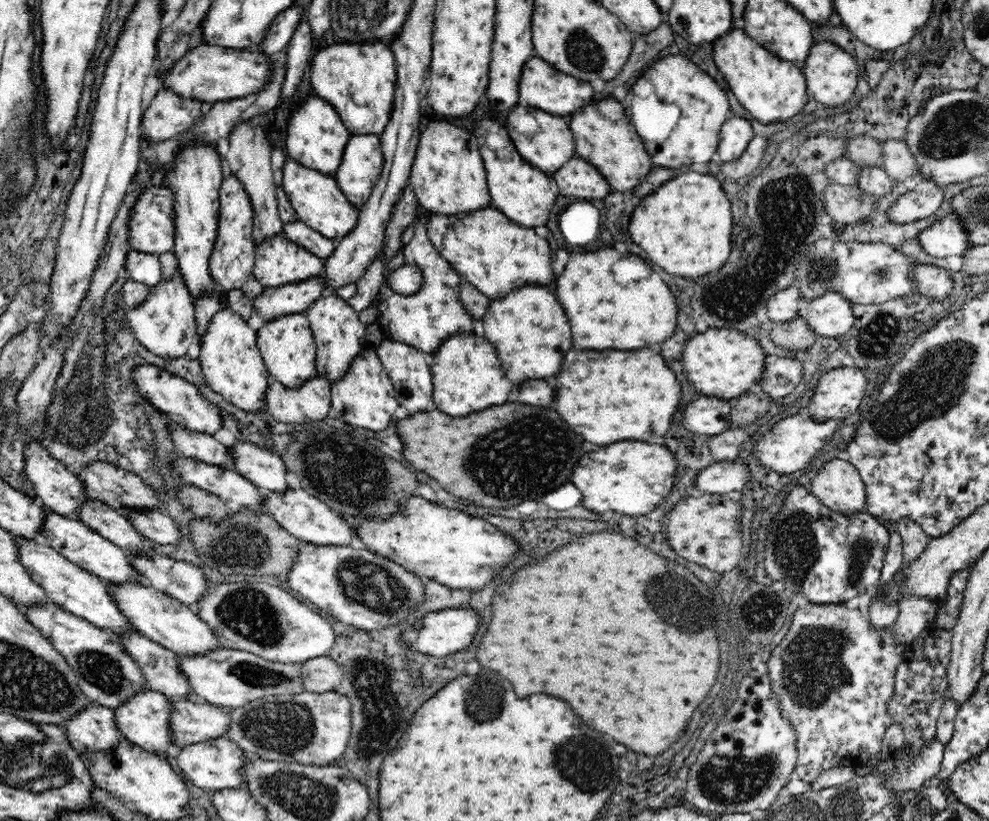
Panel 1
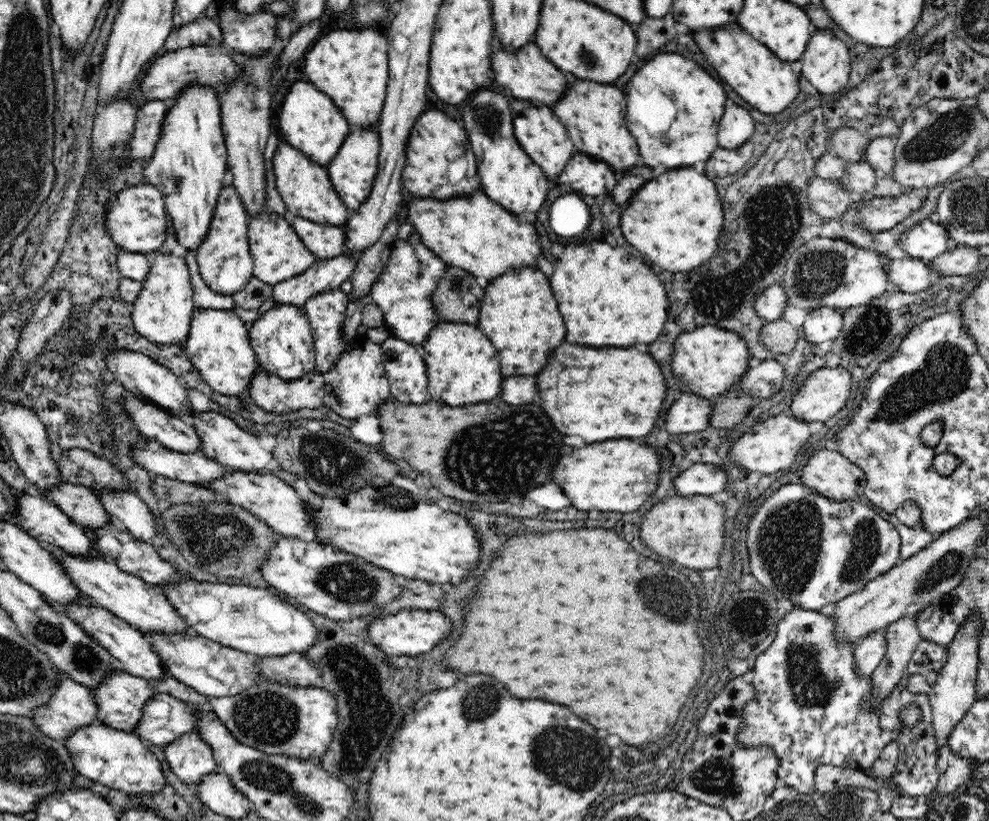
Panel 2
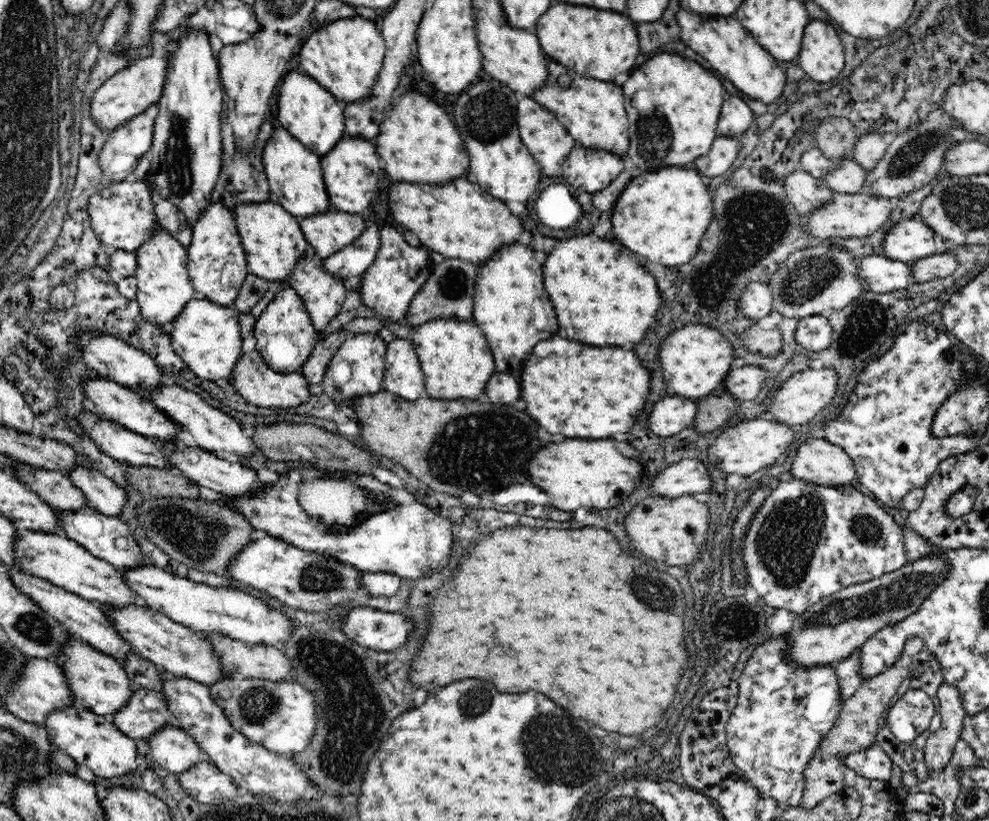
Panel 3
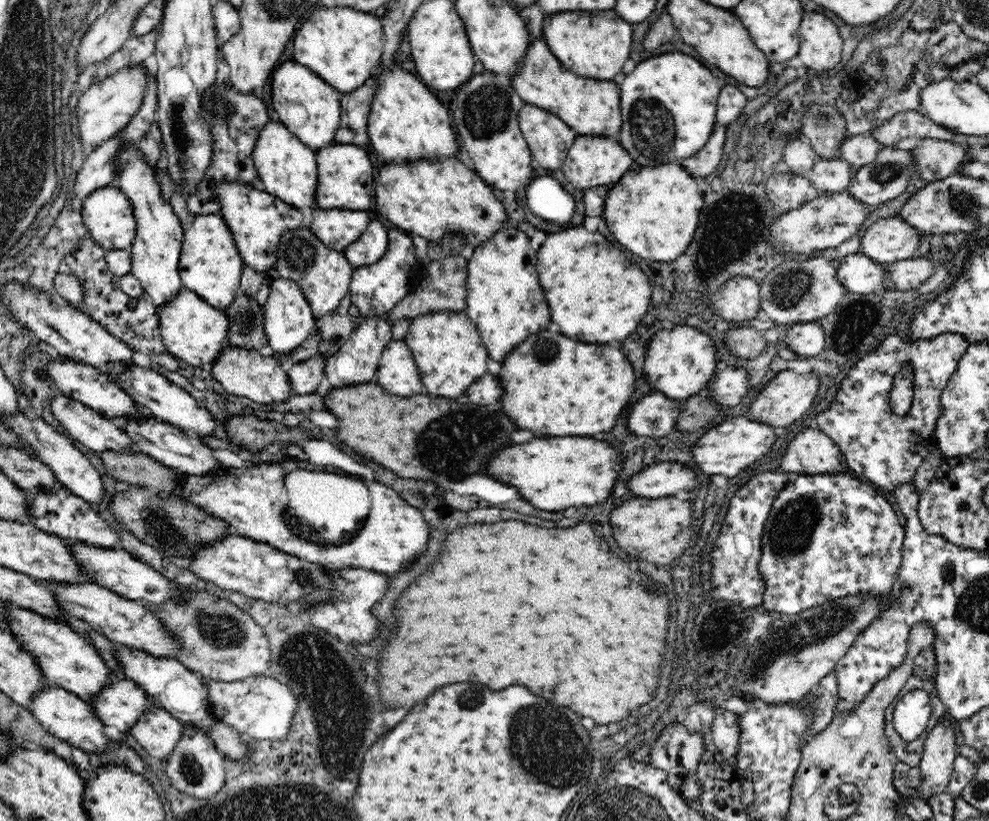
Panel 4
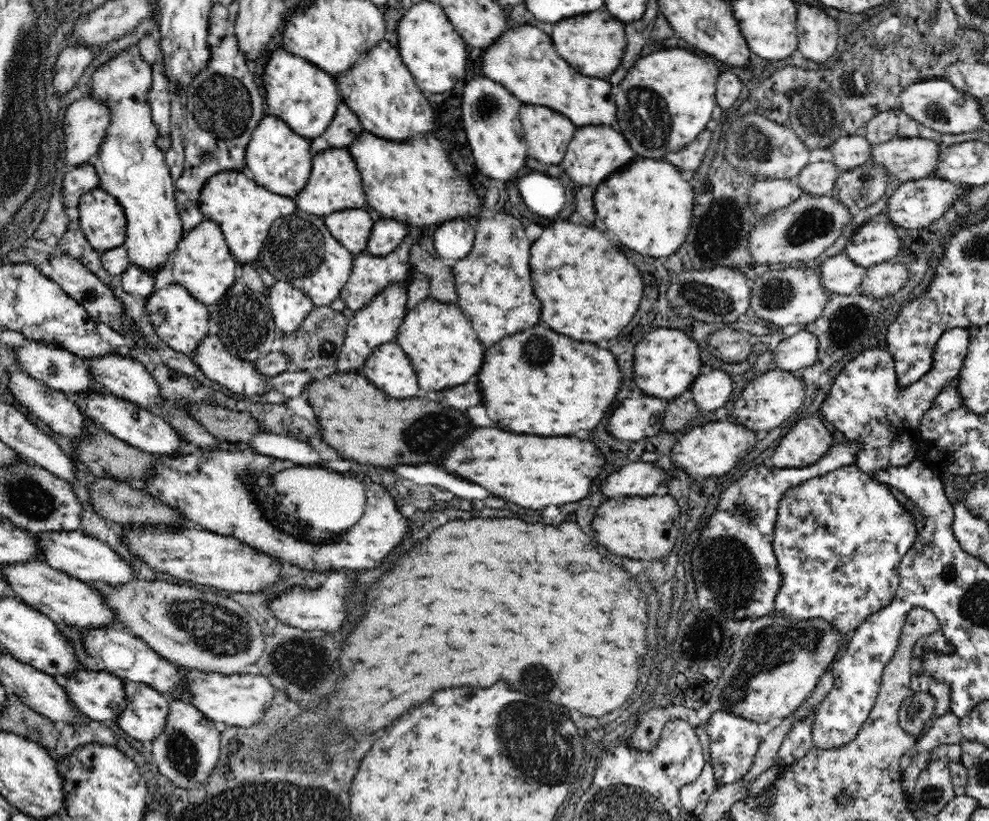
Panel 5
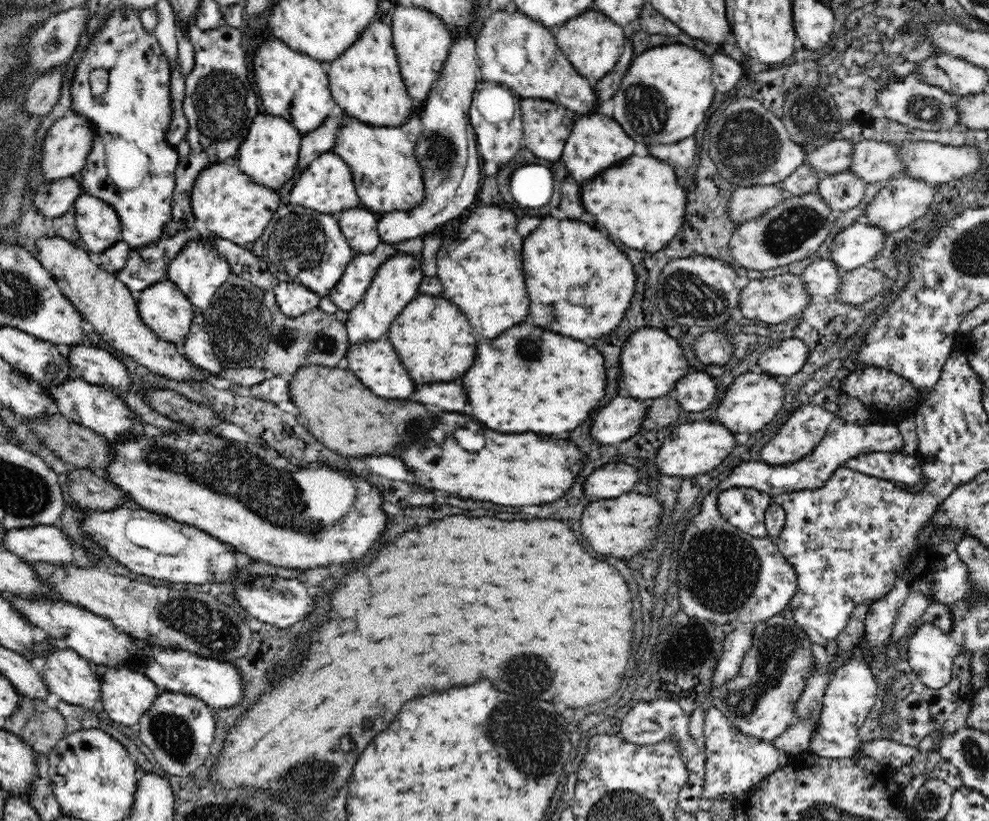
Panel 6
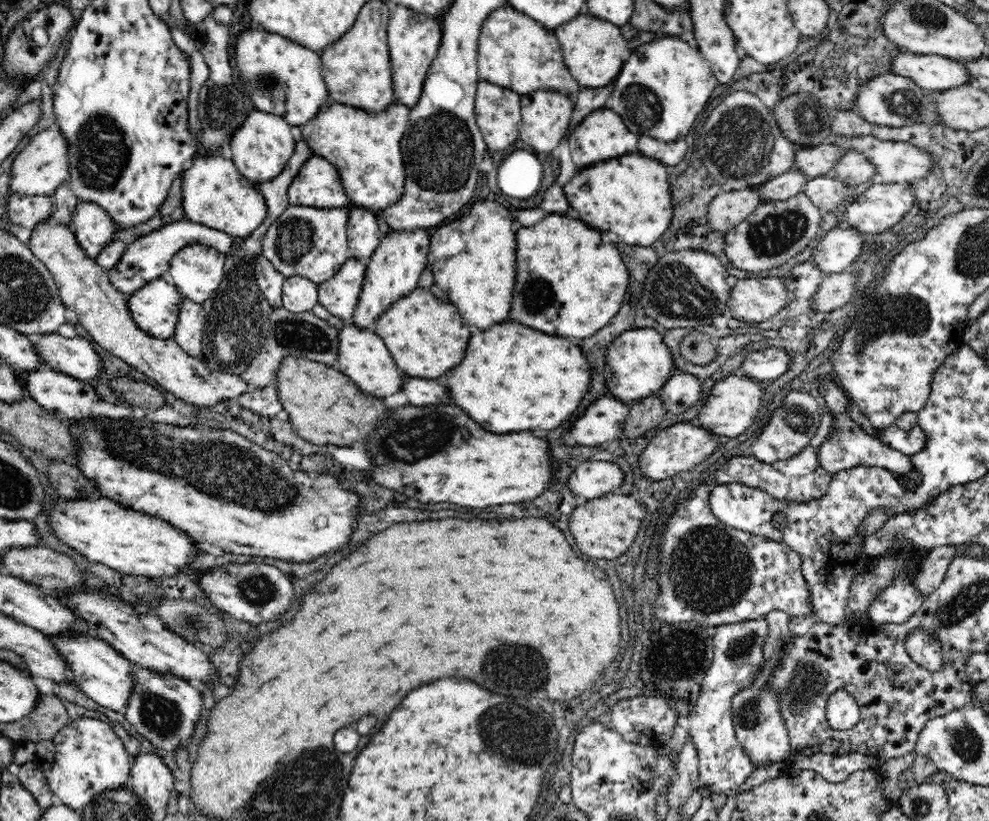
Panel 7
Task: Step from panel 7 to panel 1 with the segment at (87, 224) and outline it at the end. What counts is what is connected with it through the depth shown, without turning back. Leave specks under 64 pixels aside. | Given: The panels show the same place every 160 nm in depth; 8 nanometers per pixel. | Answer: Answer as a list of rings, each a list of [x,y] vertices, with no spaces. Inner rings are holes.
[[[148,186],[136,198],[134,206],[130,208],[130,222],[128,222],[129,244],[132,250],[154,254],[156,256],[166,252],[174,252],[174,191],[168,186]]]

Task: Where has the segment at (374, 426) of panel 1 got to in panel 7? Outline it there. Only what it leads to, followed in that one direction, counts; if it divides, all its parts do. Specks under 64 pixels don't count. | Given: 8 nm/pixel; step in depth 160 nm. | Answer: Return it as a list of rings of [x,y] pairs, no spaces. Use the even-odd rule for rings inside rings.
[[[415,227],[414,230],[390,229],[387,235],[380,238],[379,248],[366,261],[365,282],[351,323],[374,332],[374,324],[380,315],[384,315],[392,303],[396,303],[403,295],[410,294],[418,286],[420,276],[427,267],[431,232],[425,227]]]

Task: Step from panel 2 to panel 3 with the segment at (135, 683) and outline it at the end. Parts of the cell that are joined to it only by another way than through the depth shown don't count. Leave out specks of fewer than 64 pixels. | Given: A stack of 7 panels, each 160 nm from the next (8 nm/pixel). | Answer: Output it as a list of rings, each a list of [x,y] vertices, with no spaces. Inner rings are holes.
[[[77,637],[68,638],[68,644],[58,652],[55,660],[57,664],[60,664],[68,679],[73,706],[76,708],[84,708],[110,719],[116,712],[120,712],[132,698],[134,690],[130,689],[130,678],[126,675],[123,665],[111,655],[94,649]]]

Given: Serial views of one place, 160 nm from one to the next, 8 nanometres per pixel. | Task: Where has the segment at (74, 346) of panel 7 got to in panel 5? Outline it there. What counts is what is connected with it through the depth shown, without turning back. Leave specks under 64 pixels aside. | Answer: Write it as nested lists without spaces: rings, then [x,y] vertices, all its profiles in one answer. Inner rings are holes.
[[[104,354],[98,358],[90,358],[87,361],[91,374],[104,390],[114,394],[116,397],[140,405],[143,409],[158,412],[162,406],[164,397],[160,395],[160,386],[154,379],[154,376],[136,359],[120,354]]]

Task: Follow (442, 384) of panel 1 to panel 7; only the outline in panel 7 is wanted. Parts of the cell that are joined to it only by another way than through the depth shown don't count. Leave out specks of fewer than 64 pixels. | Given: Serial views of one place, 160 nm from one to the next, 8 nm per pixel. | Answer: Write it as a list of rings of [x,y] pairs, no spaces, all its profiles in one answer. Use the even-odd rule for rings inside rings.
[[[414,288],[410,294],[403,295],[396,303],[392,303],[384,315],[380,315],[374,324],[374,332],[388,346],[402,372],[416,378],[440,378],[446,374],[446,370],[450,370],[450,366],[458,366],[458,362],[462,362],[462,354],[466,354],[466,346],[472,332],[460,316],[454,304],[438,298],[434,293]]]

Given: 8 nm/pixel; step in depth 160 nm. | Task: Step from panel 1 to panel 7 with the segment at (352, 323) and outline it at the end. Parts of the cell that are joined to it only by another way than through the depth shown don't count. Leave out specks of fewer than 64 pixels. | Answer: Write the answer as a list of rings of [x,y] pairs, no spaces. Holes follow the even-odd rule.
[[[290,205],[265,232],[264,238],[262,238],[262,255],[285,278],[297,275],[308,278],[316,285],[327,282],[328,279],[333,278],[338,273],[338,270],[350,258],[348,254],[349,247],[347,246],[349,210],[350,206],[307,207]]]

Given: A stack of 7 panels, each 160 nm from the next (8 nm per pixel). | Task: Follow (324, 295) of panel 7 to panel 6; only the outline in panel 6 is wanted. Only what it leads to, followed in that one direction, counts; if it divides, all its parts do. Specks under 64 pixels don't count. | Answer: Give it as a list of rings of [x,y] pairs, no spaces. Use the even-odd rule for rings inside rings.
[[[380,242],[371,254],[355,254],[338,285],[328,294],[338,309],[347,312],[353,310],[363,300],[363,294],[366,294],[379,267],[394,254],[395,246],[384,242]]]

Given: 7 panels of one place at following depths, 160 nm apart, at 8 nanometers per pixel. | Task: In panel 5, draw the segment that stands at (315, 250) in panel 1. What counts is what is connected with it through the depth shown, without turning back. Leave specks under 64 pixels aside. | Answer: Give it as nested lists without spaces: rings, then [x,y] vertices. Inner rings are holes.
[[[346,209],[325,216],[325,225],[334,238],[352,254],[364,253],[374,224],[363,209]]]

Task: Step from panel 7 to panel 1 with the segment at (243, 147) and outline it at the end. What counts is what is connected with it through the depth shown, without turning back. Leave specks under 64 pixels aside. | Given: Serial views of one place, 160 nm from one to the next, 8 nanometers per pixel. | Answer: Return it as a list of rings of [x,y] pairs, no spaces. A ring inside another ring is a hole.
[[[289,156],[284,160],[282,174],[282,188],[294,207],[297,220],[335,241],[345,238],[358,224],[359,208],[346,198],[333,176],[306,168]]]

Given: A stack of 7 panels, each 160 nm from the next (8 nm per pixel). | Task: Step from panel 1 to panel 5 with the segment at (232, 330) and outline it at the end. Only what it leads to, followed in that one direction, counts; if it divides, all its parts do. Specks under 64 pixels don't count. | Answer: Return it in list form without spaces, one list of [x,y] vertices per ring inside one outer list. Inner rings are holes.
[[[175,283],[150,294],[145,302],[145,311],[155,333],[175,352],[190,358],[192,352],[202,344],[202,338],[208,336],[210,308],[195,300],[183,286]]]

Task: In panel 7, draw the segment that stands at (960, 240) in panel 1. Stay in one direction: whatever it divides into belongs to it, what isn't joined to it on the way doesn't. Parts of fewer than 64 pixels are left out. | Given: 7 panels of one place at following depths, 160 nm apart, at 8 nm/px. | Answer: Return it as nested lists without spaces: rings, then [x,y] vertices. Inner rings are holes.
[[[834,227],[826,232],[813,250],[818,270],[824,274],[842,273],[850,269],[863,252],[863,234],[846,227]]]

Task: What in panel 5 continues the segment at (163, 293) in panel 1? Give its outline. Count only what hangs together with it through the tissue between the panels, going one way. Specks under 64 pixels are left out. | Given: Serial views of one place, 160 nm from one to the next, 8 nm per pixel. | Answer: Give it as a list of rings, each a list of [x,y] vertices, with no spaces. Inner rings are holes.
[[[136,45],[112,54],[104,64],[98,66],[98,70],[92,74],[92,96],[94,100],[100,101],[110,109],[110,124],[91,163],[98,175],[98,188],[116,197],[118,204],[122,205],[122,210],[126,213],[126,239],[123,246],[128,250],[130,263],[154,275],[162,272],[168,264],[172,252],[183,238],[184,229],[175,201],[174,182],[170,178],[170,170],[164,157],[165,152],[160,152],[158,146],[154,144],[156,136],[159,135],[152,122],[149,100],[146,99],[150,88],[152,88],[152,64],[144,62]]]

